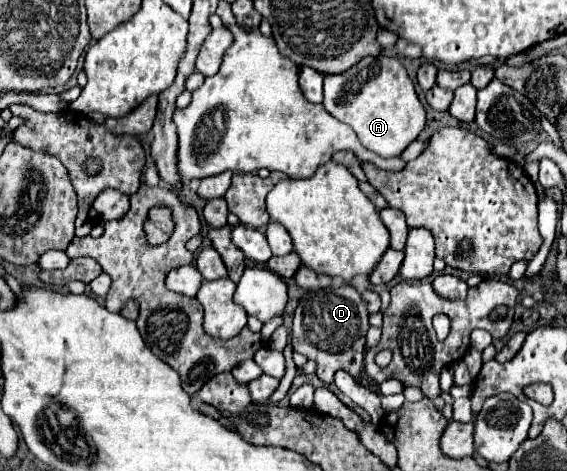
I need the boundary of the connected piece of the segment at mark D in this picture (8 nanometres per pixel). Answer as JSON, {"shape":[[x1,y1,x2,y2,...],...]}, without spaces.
{"shape":[[352,285,338,289,326,287,320,291,308,291,294,313,292,347,306,359,316,361,316,375,324,385,334,383,338,369,350,373,356,381,362,381,362,359,368,331,368,311,360,293]]}

